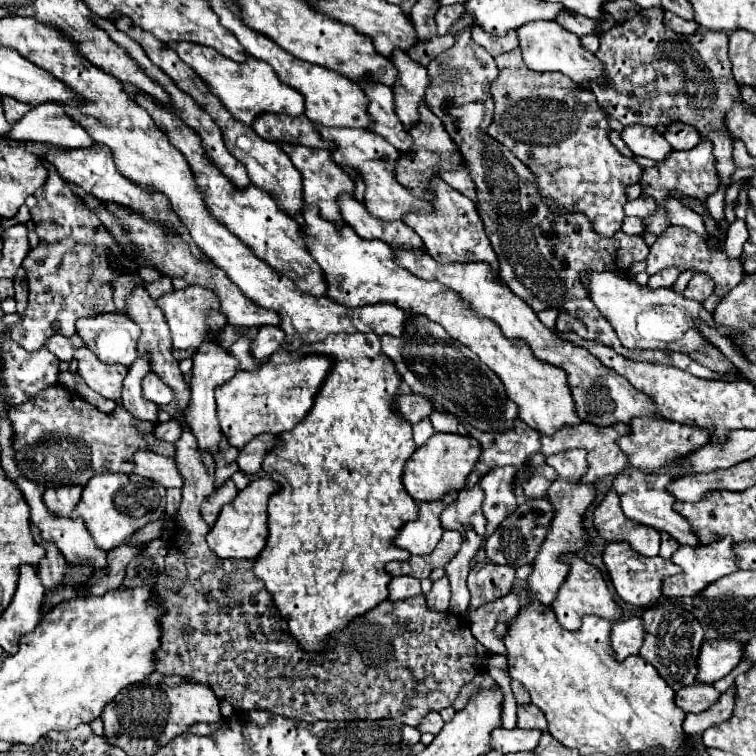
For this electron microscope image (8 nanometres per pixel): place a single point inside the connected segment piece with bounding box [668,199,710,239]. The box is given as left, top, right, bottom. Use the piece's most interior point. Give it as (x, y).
(679, 214)

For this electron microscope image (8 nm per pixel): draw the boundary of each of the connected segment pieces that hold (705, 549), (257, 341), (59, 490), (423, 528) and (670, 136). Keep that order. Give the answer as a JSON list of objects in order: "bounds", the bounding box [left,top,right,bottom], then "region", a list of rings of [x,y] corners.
[{"bounds":[662,537,738,599],"region":[[[724,537],[720,541],[714,541],[710,545],[700,545],[700,547],[680,545],[676,549],[676,553],[672,555],[672,561],[682,567],[682,573],[664,579],[664,583],[662,583],[662,595],[668,597],[668,599],[672,599],[672,597],[694,597],[706,585],[710,585],[716,579],[720,579],[720,577],[736,571],[738,567],[736,567],[736,563],[732,559],[732,551],[730,549],[732,549],[732,539],[728,539],[728,537]]]},{"bounds":[252,325,286,361],"region":[[[274,325],[260,327],[258,335],[252,341],[252,355],[256,355],[256,359],[260,361],[266,361],[268,355],[276,353],[282,347],[284,337],[286,333],[280,327],[274,327]]]},{"bounds":[44,485,82,515],"region":[[[60,485],[44,491],[44,503],[48,509],[56,511],[56,515],[70,515],[76,503],[80,501],[82,487],[80,485]]]},{"bounds":[392,495,454,555],"region":[[[446,495],[436,503],[420,503],[418,521],[404,523],[392,543],[400,549],[406,549],[410,555],[432,553],[444,533],[444,529],[440,527],[440,513],[452,501],[454,501],[454,495]]]},{"bounds":[664,123,702,151],"region":[[[670,123],[664,131],[664,139],[672,145],[672,149],[676,151],[688,151],[692,147],[696,147],[702,139],[700,139],[700,133],[690,127],[690,125],[684,125],[684,123]]]}]

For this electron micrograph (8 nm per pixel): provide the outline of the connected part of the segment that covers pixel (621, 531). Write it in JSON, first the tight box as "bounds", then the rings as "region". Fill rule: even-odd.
{"bounds":[594,491,660,557],"region":[[[608,491],[602,503],[594,509],[594,527],[604,541],[628,543],[640,555],[652,557],[660,551],[660,533],[652,527],[632,523],[620,511],[620,501],[614,491]]]}

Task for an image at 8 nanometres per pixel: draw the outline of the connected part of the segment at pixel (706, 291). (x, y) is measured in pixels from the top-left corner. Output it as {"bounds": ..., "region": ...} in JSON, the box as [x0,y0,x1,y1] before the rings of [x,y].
{"bounds":[682,273,716,303],"region":[[[696,273],[690,279],[690,283],[688,283],[688,287],[686,287],[686,291],[682,295],[702,303],[706,297],[710,297],[714,293],[714,285],[716,283],[714,283],[714,279],[708,273]]]}

